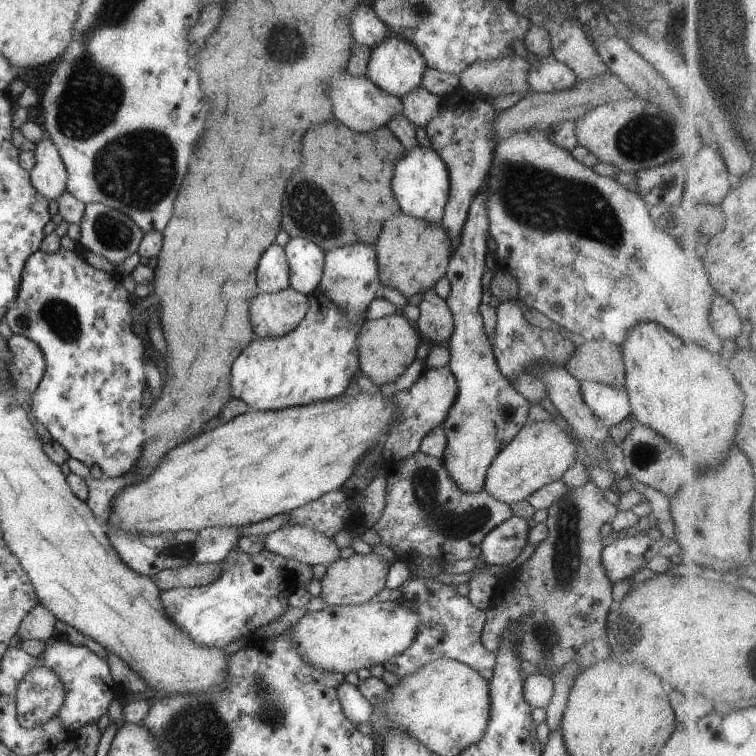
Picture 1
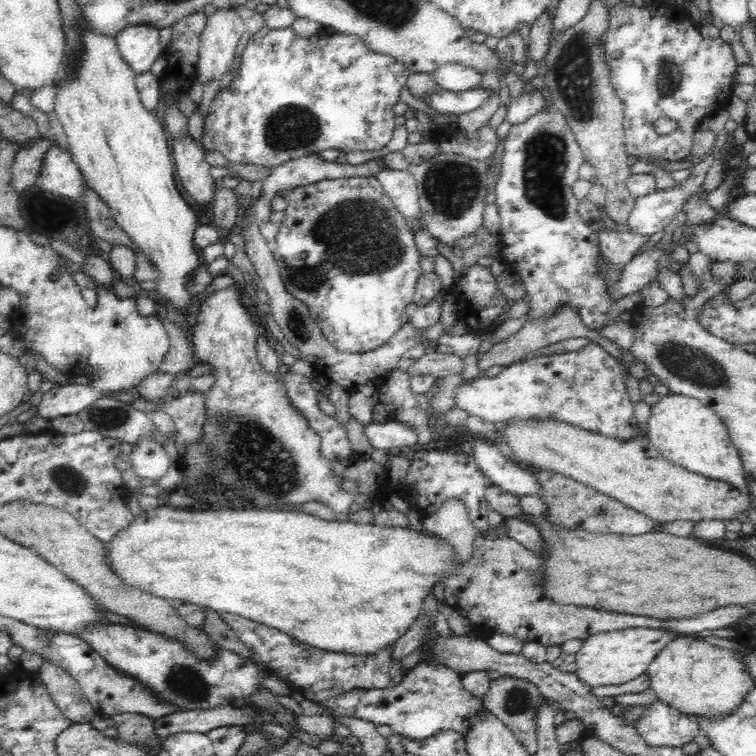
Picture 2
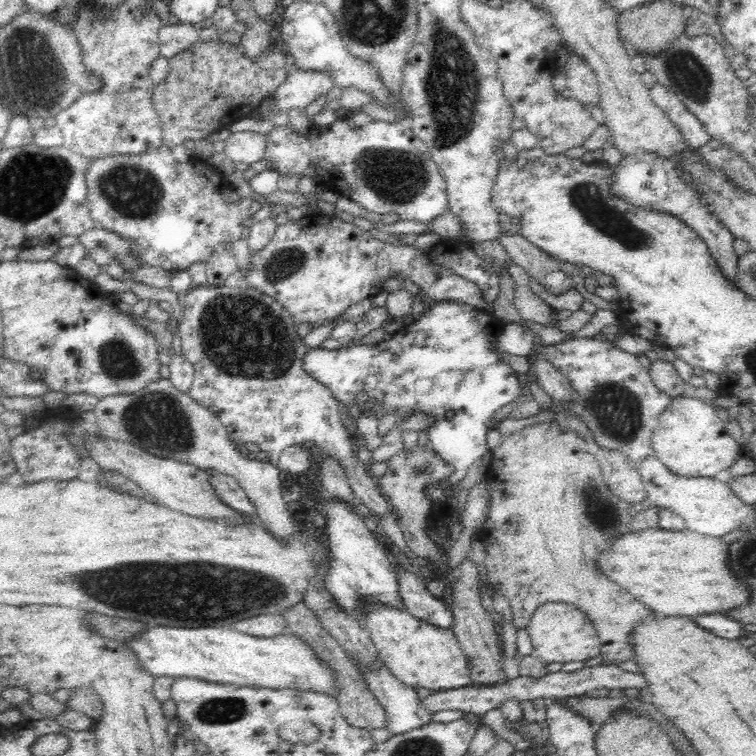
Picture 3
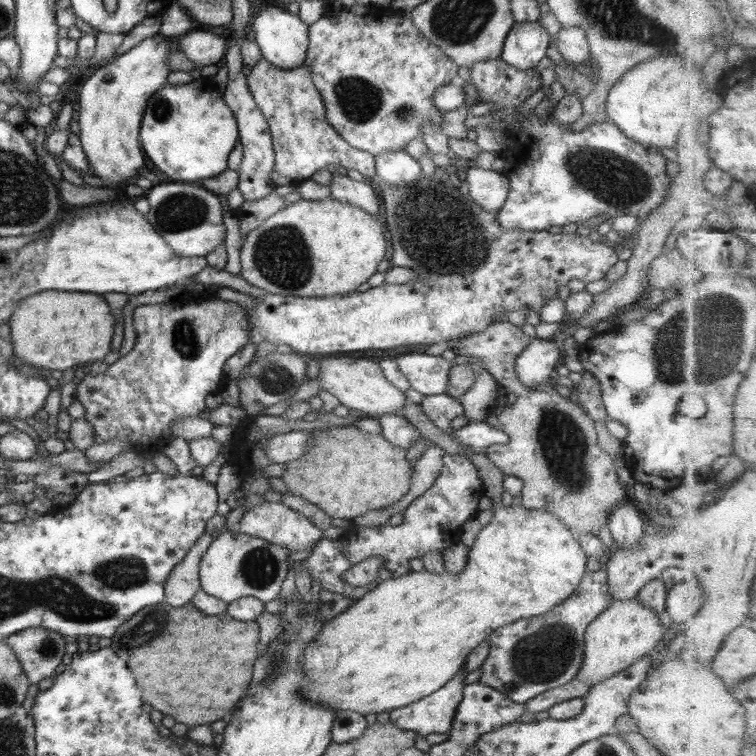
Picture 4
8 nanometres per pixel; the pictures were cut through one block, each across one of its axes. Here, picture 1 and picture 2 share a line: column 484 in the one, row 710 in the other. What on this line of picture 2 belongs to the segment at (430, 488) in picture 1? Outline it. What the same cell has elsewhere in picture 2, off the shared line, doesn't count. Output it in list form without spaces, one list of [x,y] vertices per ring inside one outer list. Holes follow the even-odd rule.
[[[501,676],[490,681],[490,688],[482,698],[483,706],[498,716],[500,720],[516,735],[516,738],[525,746],[528,754],[535,755],[538,750],[536,728],[536,713],[540,703],[548,698],[537,689],[537,685],[523,678]]]

